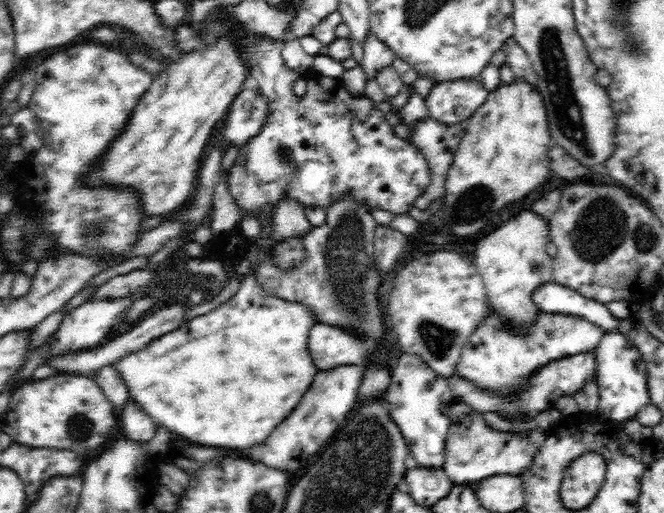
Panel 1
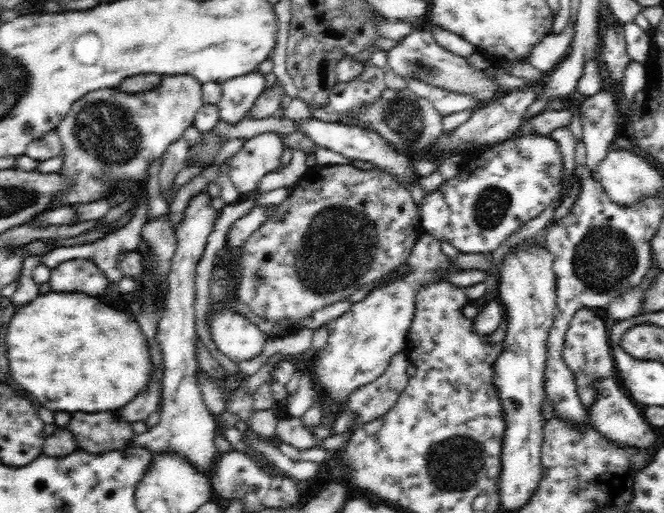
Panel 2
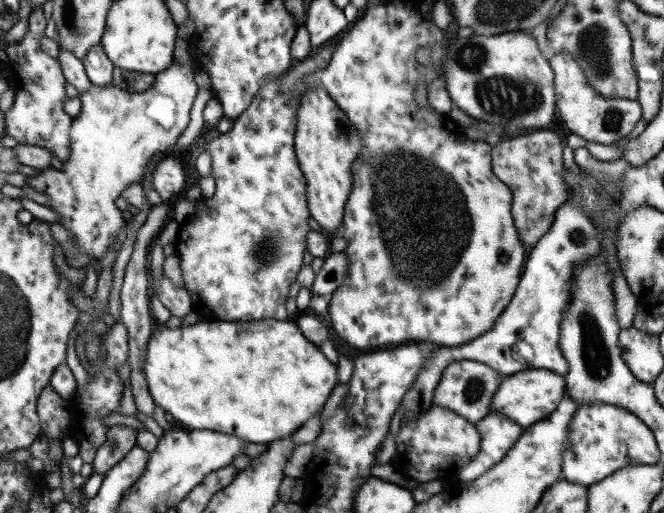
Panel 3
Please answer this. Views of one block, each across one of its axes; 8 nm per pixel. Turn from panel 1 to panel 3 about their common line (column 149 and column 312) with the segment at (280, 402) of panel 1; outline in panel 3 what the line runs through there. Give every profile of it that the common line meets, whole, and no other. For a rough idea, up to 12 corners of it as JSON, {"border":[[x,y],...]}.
{"border":[[295,322],[168,328],[142,365],[160,412],[271,442],[335,366]]}

